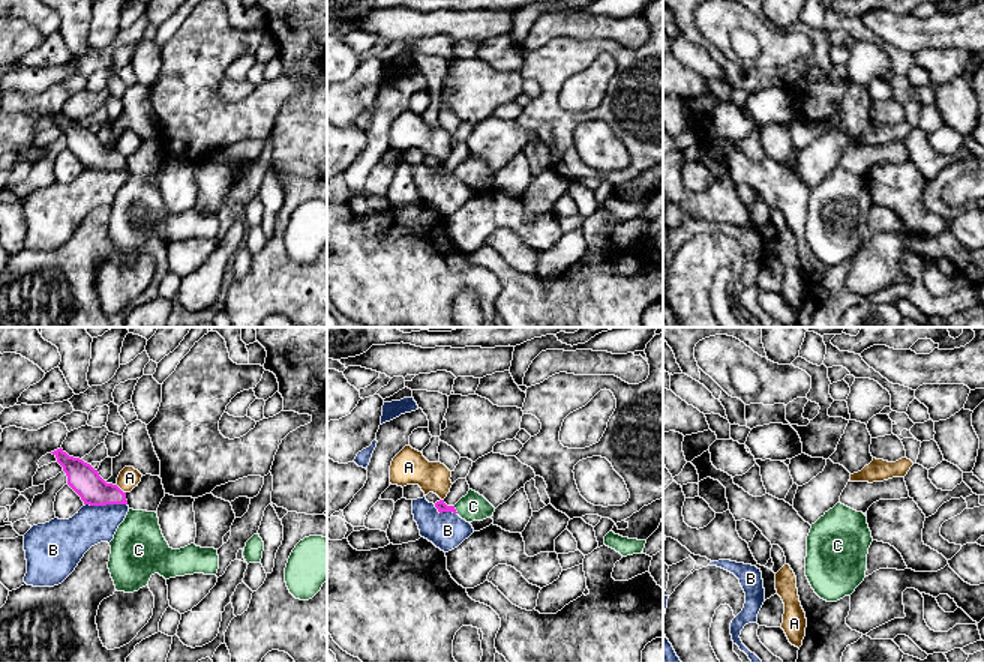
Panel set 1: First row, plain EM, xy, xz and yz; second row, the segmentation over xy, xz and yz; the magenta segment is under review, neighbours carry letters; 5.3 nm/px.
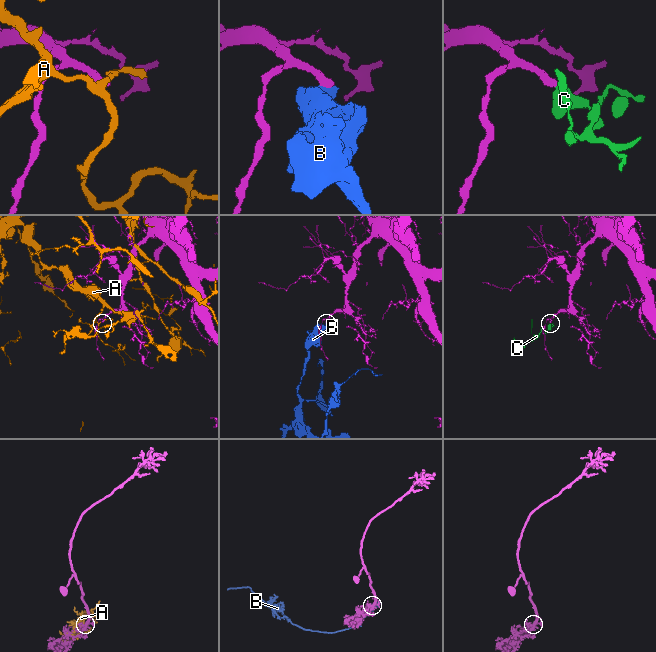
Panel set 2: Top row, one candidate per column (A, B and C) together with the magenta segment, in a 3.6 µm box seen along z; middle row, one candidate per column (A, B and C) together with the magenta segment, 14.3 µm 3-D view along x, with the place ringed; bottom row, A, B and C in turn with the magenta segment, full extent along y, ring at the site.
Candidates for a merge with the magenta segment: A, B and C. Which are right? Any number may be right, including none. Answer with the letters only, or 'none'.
C

